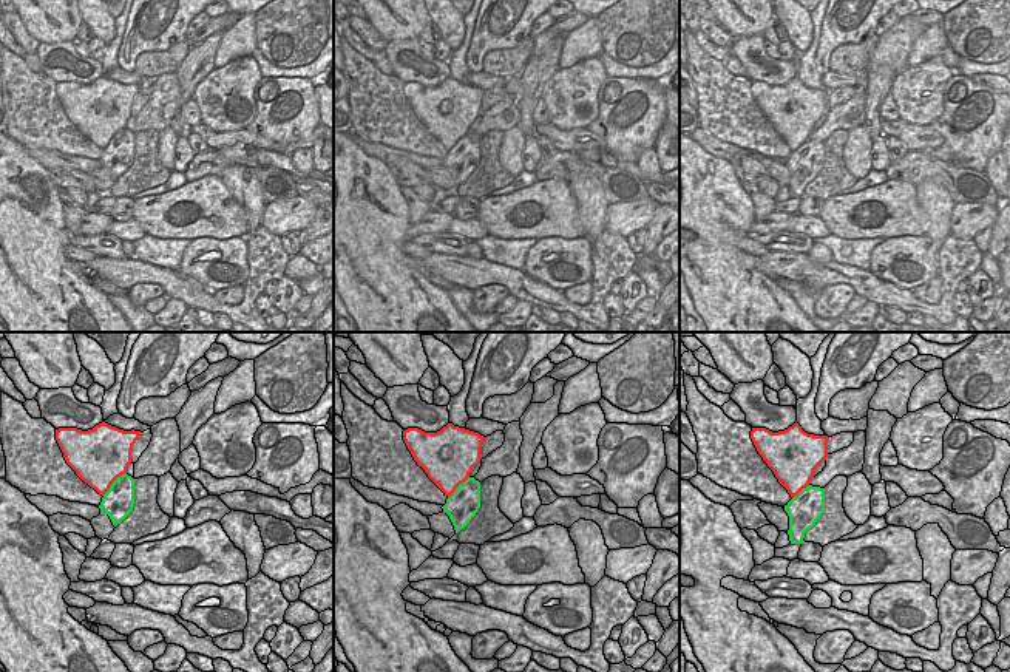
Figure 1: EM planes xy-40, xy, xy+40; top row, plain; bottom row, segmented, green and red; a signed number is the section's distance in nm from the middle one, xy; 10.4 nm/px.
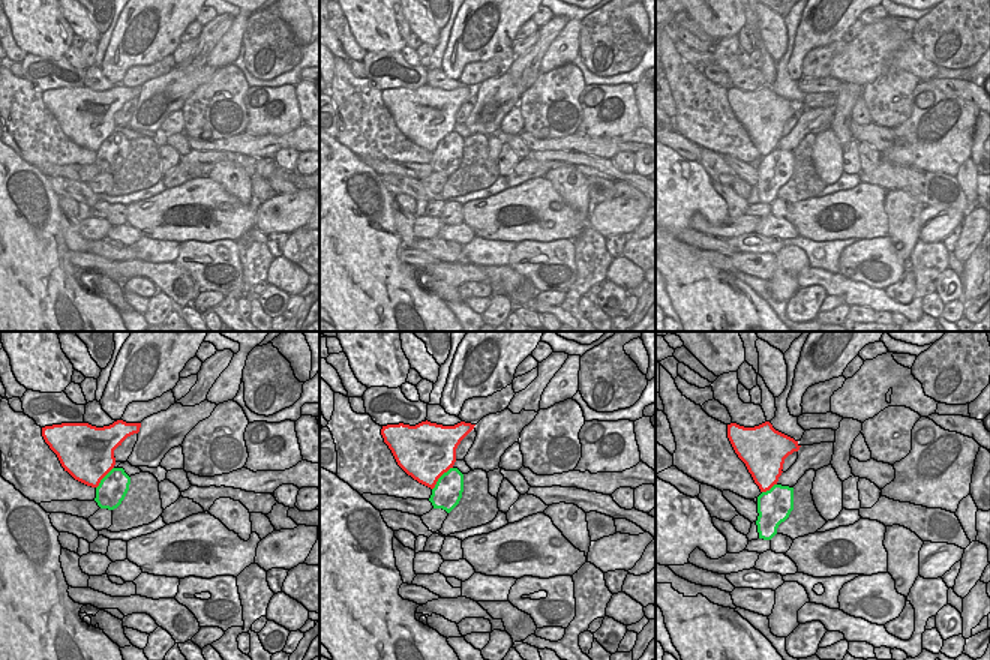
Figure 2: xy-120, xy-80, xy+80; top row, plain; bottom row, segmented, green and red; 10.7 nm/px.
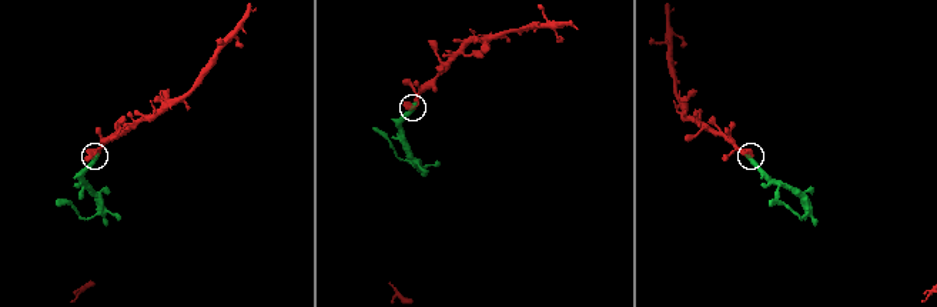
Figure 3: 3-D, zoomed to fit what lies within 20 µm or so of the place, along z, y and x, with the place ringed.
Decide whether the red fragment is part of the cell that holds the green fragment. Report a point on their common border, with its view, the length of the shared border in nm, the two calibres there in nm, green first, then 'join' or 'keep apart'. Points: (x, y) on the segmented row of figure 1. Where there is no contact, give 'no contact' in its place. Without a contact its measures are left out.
xy-40 (113, 482) | 360 nm | 340/480 nm | join

